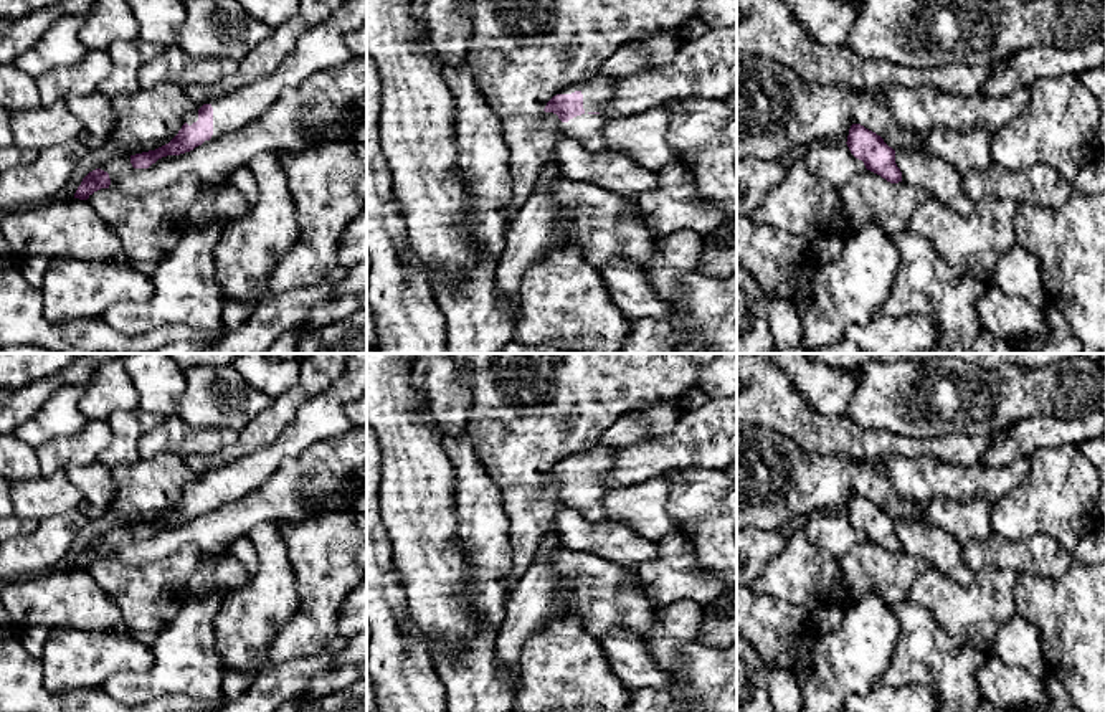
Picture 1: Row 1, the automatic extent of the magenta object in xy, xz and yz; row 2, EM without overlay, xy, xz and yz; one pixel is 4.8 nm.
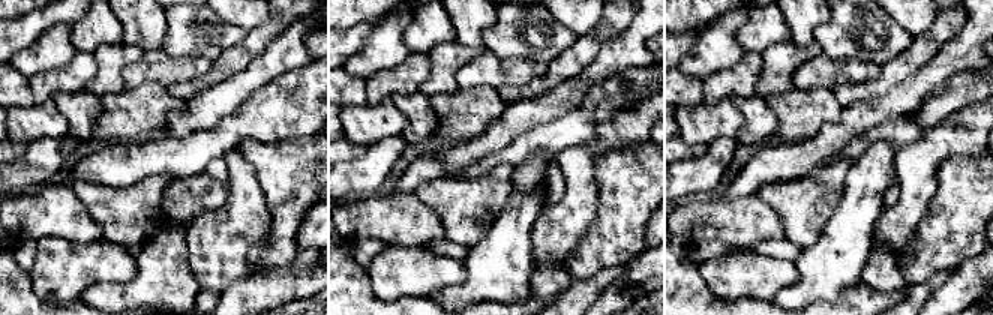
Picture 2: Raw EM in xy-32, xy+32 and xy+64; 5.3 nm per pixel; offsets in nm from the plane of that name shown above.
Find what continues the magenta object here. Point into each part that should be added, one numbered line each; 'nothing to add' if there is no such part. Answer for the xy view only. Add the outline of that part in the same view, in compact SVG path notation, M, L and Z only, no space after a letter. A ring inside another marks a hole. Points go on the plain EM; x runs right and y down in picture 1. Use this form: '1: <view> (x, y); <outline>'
1: xy (322, 417); M350 354L350 355L349 355L347 367L344 368L342 377L337 378L325 392L322 392L322 393L317 395L315 398L312 398L312 400L309 400L307 403L304 403L304 405L299 408L294 421L279 434L279 438L277 438L276 441L273 441L273 443L268 444L268 446L261 446L259 449L256 449L256 451L251 453L251 454L246 454L246 456L243 456L243 458L238 458L238 459L235 459L235 461L221 466L221 468L215 468L215 469L210 469L210 471L206 472L206 474L210 474L210 476L213 477L213 506L211 506L210 510L213 510L213 509L216 509L216 507L220 507L220 506L223 506L223 504L239 501L239 499L243 499L246 494L249 494L251 491L256 491L259 486L263 486L263 484L268 481L268 477L269 477L271 474L274 474L274 472L277 471L277 468L281 466L281 463L282 463L284 459L299 456L306 448L309 448L309 446L312 446L312 444L315 444L315 443L319 443L319 441L325 441L325 439L329 439L329 438L344 434L344 433L347 433L349 430L352 430L353 425L352 425L350 420L347 418L347 415L345 415L345 411L344 411L344 406L345 406L349 401L355 400L355 398L358 398L358 396L362 396L362 395L365 395L365 393L367 393L367 354ZM205 510L203 514L206 514L206 512L210 512L210 510Z

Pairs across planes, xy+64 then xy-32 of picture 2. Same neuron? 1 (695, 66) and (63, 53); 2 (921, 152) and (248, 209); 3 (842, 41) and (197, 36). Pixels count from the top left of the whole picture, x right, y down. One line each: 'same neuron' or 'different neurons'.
1: same neuron
2: same neuron
3: same neuron

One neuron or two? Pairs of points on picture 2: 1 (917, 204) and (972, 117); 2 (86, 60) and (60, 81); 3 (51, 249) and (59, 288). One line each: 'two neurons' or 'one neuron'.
1: one neuron
2: one neuron
3: one neuron

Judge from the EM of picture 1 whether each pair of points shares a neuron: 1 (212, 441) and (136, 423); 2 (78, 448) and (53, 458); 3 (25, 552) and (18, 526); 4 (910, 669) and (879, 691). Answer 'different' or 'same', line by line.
1: different
2: same
3: different
4: different

